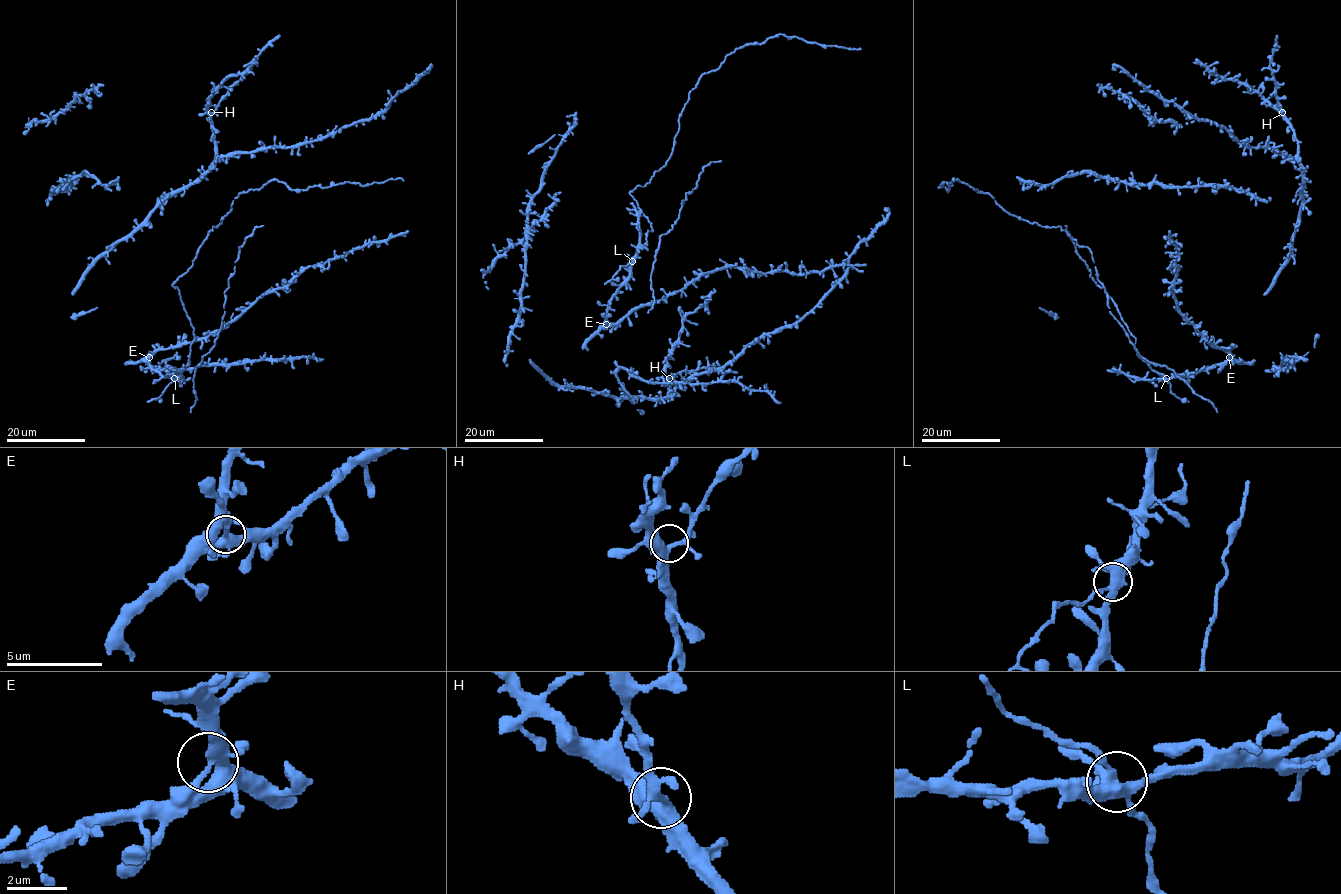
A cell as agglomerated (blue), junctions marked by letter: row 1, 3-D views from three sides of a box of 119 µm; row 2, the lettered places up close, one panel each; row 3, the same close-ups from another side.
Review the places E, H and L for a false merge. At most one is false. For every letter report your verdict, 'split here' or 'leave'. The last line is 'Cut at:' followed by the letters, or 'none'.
E: leave
H: leave
L: leave
Cut at: none

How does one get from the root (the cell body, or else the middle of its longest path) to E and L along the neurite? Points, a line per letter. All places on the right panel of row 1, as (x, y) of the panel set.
E: (1248, 362), (1236, 362), (1229, 357)
L: (1248, 362), (1229, 360), (1199, 369), (1191, 375), (1166, 378)

